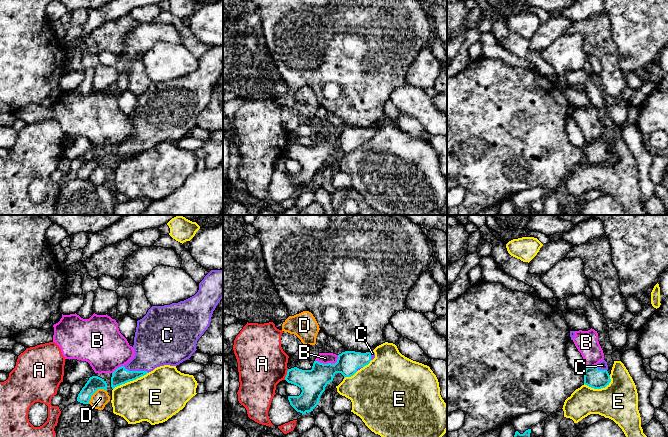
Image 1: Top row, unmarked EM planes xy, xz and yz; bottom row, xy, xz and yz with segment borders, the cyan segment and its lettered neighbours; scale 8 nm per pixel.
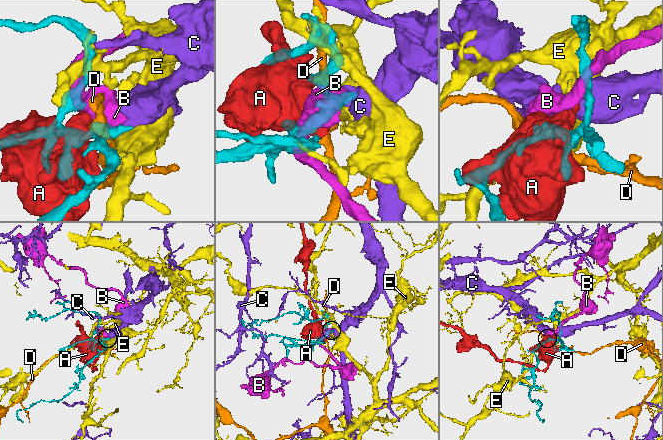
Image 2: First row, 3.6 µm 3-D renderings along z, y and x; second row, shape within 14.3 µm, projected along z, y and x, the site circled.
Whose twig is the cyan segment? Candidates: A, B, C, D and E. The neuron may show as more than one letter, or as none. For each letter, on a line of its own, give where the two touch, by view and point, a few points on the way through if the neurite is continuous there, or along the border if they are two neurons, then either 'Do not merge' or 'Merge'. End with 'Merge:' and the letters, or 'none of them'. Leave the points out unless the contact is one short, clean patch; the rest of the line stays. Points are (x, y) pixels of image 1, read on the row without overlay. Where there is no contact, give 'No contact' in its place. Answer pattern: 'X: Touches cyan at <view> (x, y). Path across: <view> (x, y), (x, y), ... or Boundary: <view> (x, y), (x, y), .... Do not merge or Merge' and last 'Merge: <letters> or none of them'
A: Touches cyan at xz (287, 150). Do not merge
B: Touches cyan at xz (328, 139). Do not merge
C: Touches cyan at xy (136, 147). Path across: xy (120, 152), (130, 147), (136, 147), (154, 122). Merge
D: Touches cyan at xy (95, 167). Do not merge
E: Touches cyan at xy (130, 156). Boundary: xy (147, 148), (135, 155), (117, 161), (113, 165). Do not merge
Merge: C

